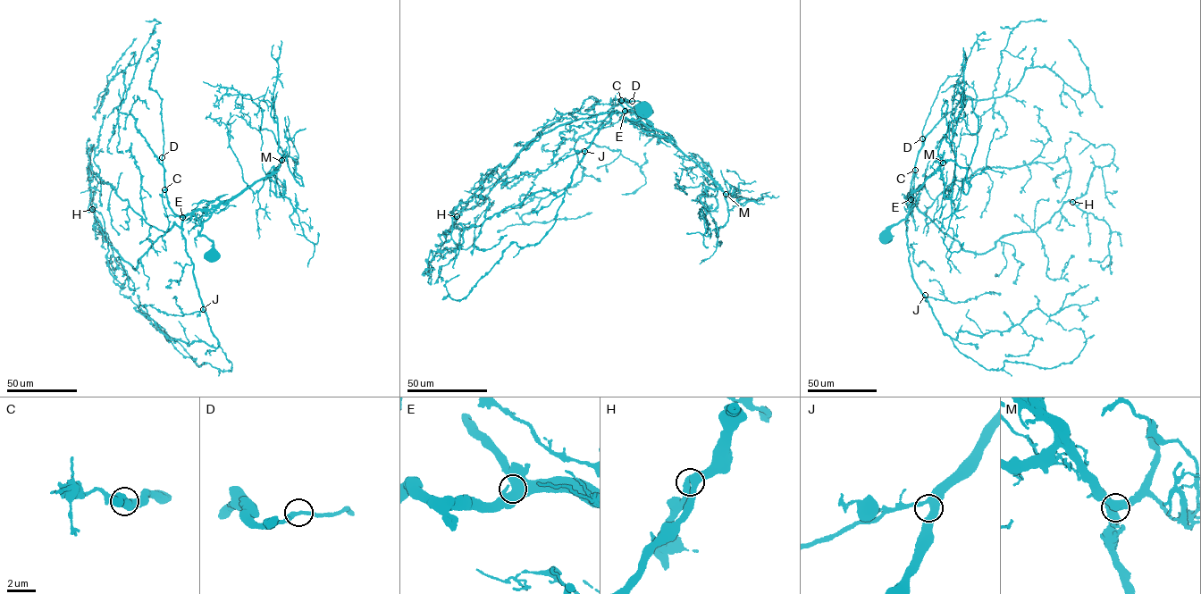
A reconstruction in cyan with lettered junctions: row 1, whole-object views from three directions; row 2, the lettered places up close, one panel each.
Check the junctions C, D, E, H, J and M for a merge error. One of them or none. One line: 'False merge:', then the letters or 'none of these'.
False merge: none of these

